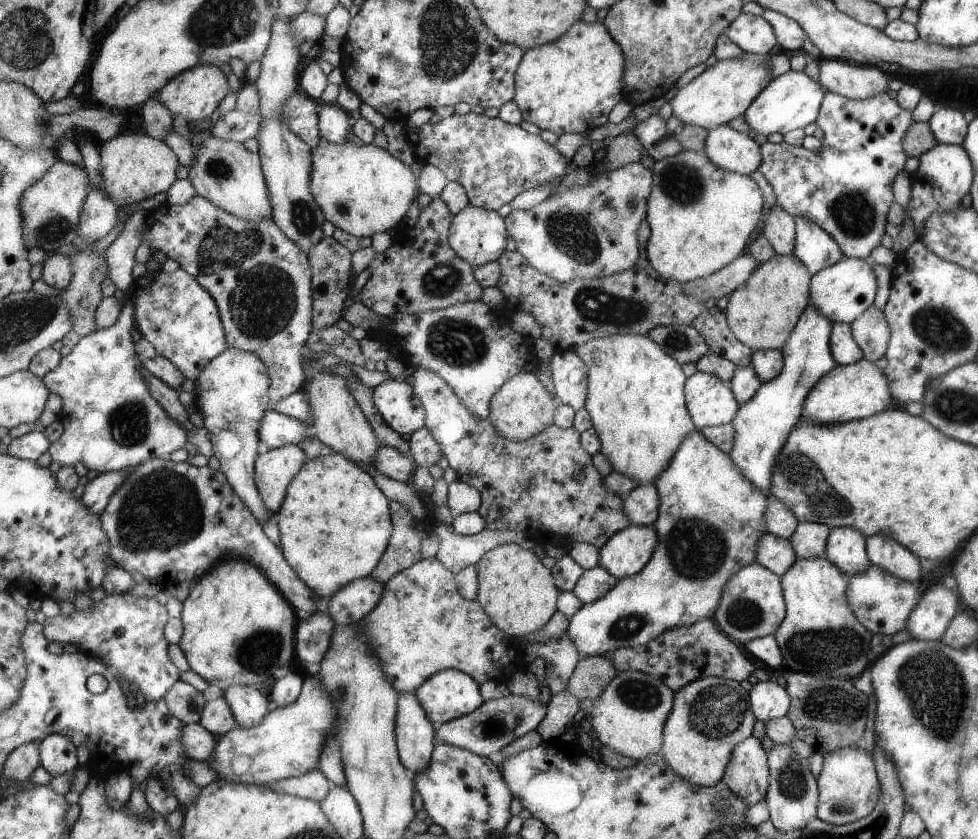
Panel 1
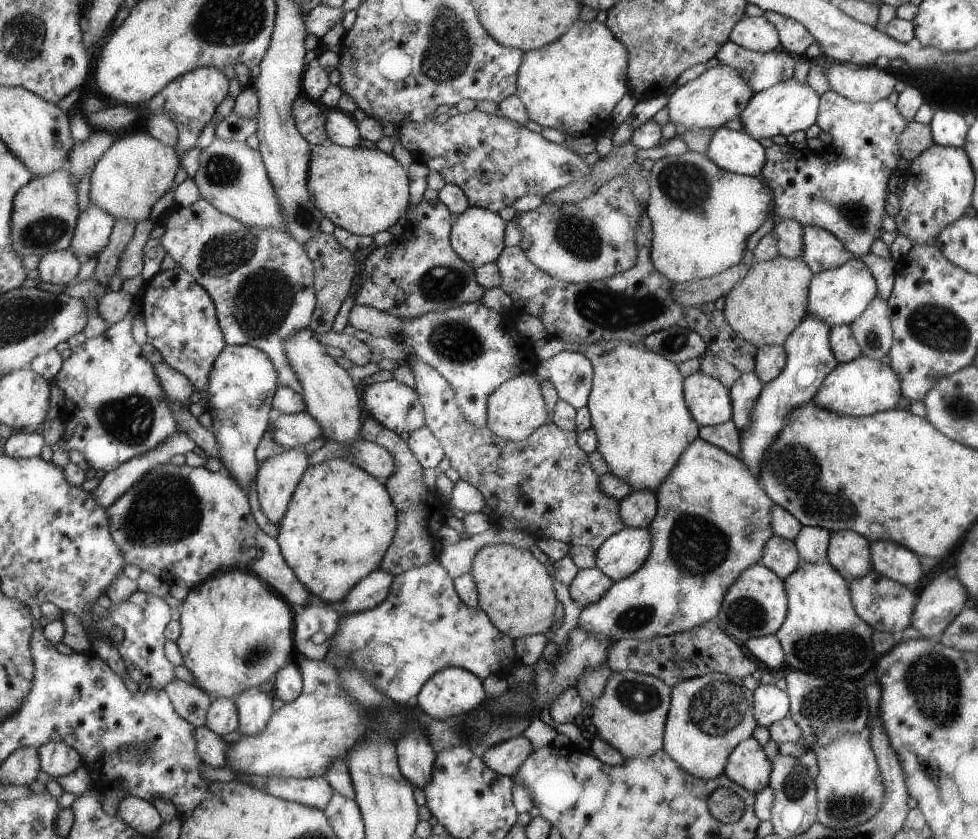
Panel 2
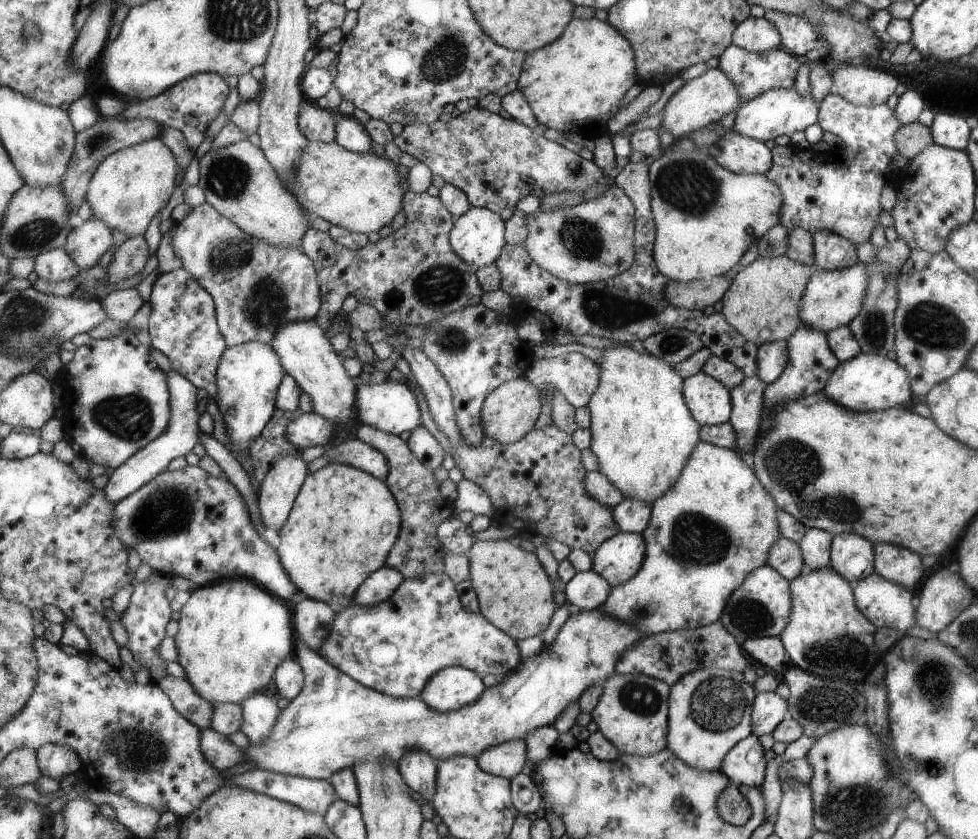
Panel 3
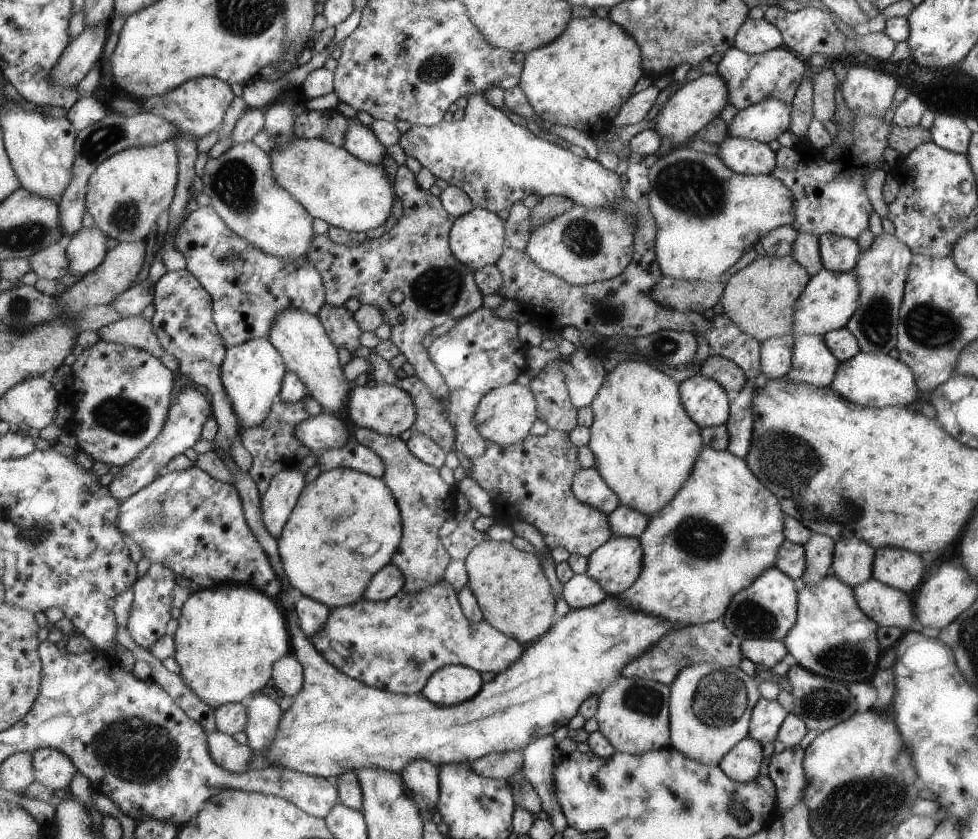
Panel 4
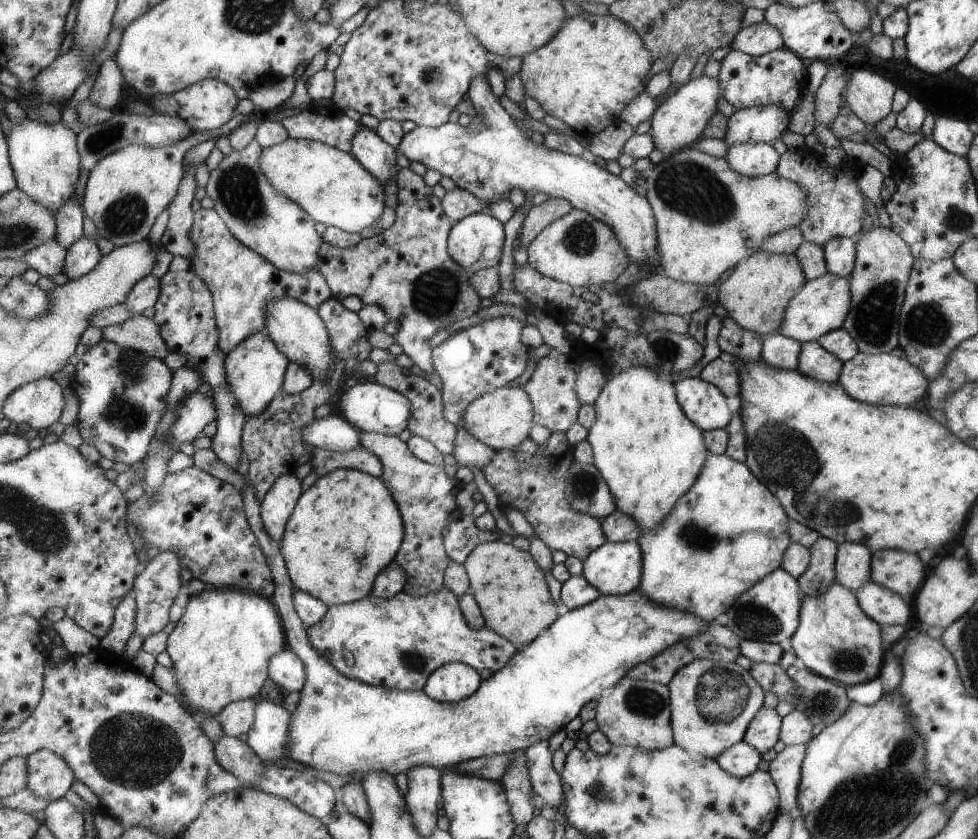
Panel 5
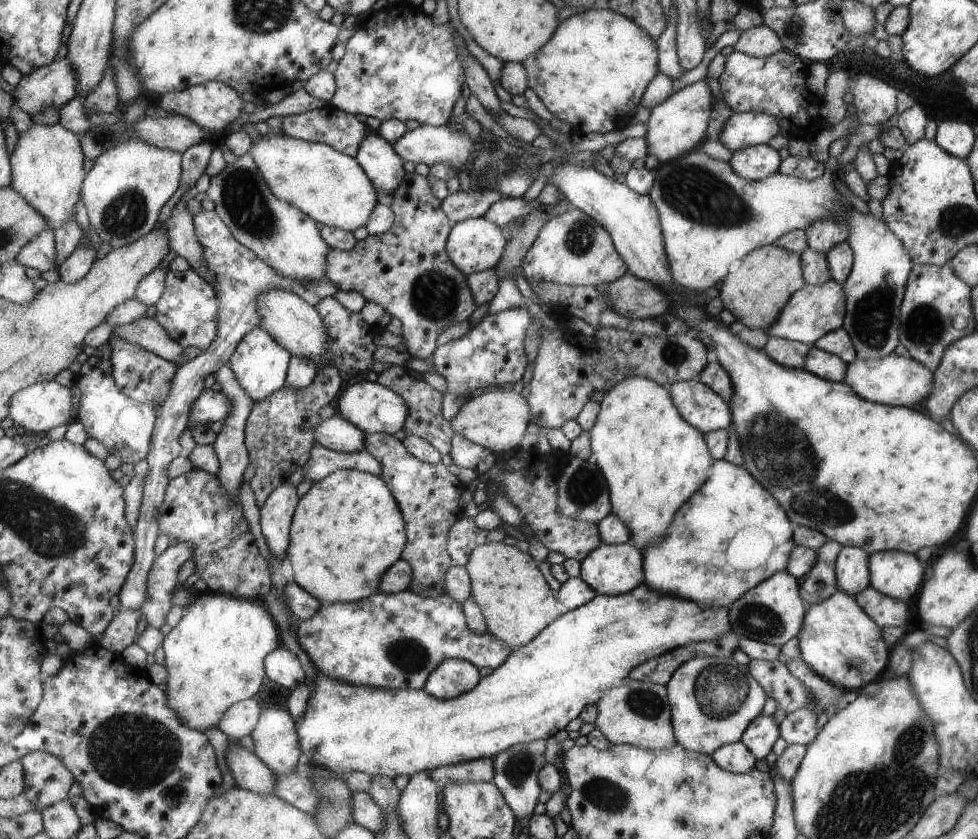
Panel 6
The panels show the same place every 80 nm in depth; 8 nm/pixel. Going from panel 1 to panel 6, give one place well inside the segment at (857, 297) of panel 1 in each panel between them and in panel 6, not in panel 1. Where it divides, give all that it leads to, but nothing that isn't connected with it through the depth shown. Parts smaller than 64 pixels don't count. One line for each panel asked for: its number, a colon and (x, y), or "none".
2: (837, 296)
3: (832, 298)
4: (828, 300)
5: (820, 306)
6: (813, 310)

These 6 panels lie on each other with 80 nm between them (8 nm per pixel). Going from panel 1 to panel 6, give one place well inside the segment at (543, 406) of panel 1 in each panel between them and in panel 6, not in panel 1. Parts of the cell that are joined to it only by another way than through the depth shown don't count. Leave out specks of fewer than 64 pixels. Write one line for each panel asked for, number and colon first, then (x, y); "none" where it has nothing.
2: (517, 409)
3: (510, 412)
4: (505, 416)
5: (502, 419)
6: (498, 420)

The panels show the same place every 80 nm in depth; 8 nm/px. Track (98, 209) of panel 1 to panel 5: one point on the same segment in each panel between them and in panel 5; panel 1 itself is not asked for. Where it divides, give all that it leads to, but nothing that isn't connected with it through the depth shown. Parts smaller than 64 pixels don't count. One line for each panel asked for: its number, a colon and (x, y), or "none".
2: (95, 226)
3: (89, 240)
4: (88, 248)
5: (85, 254)

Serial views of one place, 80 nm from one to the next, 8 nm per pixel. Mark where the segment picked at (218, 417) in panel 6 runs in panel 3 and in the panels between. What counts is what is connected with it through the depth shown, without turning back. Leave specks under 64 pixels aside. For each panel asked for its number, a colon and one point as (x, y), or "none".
3: (182, 435)
4: (190, 410)
5: (198, 409)

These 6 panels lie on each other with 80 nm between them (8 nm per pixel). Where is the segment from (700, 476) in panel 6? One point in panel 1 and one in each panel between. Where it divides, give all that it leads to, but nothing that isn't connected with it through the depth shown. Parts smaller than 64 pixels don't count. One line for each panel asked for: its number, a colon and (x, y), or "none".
1: (636, 397)
2: (639, 410)
3: (644, 432)
4: (646, 445)
5: (650, 452)

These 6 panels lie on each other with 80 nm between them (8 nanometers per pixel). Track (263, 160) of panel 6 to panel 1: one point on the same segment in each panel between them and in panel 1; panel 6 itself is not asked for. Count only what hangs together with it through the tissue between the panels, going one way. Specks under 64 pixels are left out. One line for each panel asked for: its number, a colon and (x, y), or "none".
1: (364, 190)
2: (365, 191)
3: (361, 192)
4: (334, 185)
5: (334, 187)

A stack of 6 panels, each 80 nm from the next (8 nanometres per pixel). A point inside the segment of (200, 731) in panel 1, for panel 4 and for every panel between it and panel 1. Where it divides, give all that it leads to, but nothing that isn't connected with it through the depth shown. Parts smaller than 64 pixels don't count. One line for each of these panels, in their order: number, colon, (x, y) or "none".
2: (213, 749)
3: (221, 752)
4: (233, 756)

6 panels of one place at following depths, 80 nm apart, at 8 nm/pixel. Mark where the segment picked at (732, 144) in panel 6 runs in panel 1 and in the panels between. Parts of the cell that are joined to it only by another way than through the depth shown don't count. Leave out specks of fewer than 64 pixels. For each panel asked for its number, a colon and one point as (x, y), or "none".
1: (792, 100)
2: (785, 107)
3: (777, 111)
4: (763, 121)
5: (760, 124)

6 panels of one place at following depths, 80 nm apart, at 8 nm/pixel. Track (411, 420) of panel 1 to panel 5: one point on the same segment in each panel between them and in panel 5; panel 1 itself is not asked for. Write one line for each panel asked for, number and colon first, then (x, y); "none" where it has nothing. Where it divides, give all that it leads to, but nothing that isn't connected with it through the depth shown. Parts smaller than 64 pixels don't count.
2: (397, 406)
3: (390, 406)
4: (387, 409)
5: (372, 407)

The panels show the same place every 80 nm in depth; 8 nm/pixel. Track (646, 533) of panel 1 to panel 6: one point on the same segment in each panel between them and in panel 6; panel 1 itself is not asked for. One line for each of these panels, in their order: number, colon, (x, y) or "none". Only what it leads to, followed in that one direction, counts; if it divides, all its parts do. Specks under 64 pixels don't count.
2: (624, 553)
3: (618, 560)
4: (616, 565)
5: (616, 568)
6: (611, 569)

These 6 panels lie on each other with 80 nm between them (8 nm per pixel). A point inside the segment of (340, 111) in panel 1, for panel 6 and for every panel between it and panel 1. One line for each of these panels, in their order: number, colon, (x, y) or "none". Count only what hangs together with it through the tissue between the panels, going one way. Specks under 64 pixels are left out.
2: (343, 128)
3: (351, 134)
4: (360, 140)
5: (380, 158)
6: (381, 161)

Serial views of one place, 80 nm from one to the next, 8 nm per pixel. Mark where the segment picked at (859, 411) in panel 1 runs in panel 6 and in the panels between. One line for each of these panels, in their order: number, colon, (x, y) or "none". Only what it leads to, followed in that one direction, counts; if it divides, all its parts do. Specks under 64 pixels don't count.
2: (863, 386)
3: (866, 382)
4: (869, 380)
5: (884, 379)
6: (892, 380)

